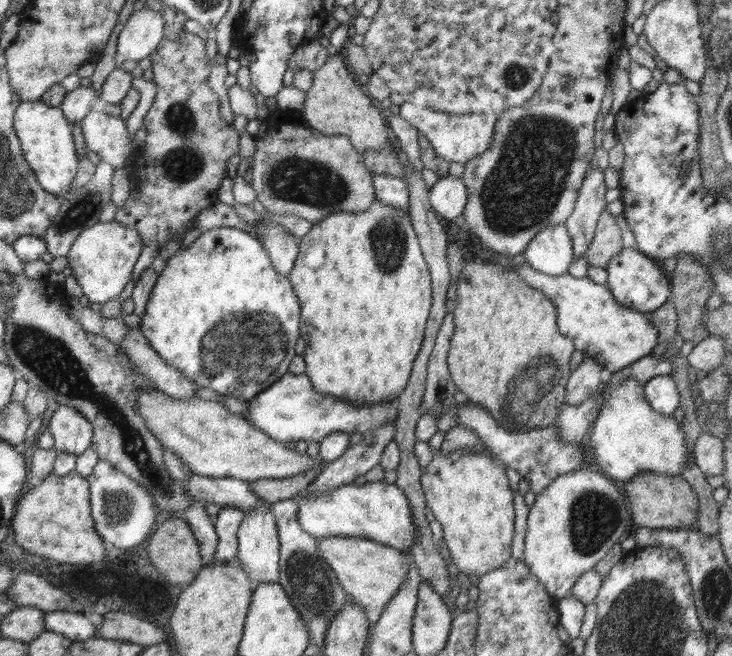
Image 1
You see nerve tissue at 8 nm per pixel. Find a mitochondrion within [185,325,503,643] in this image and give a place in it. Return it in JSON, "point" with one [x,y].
{"point":[310,585]}

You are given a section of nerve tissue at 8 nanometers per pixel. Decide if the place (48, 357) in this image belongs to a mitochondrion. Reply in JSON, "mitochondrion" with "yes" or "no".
{"mitochondrion":"yes"}

